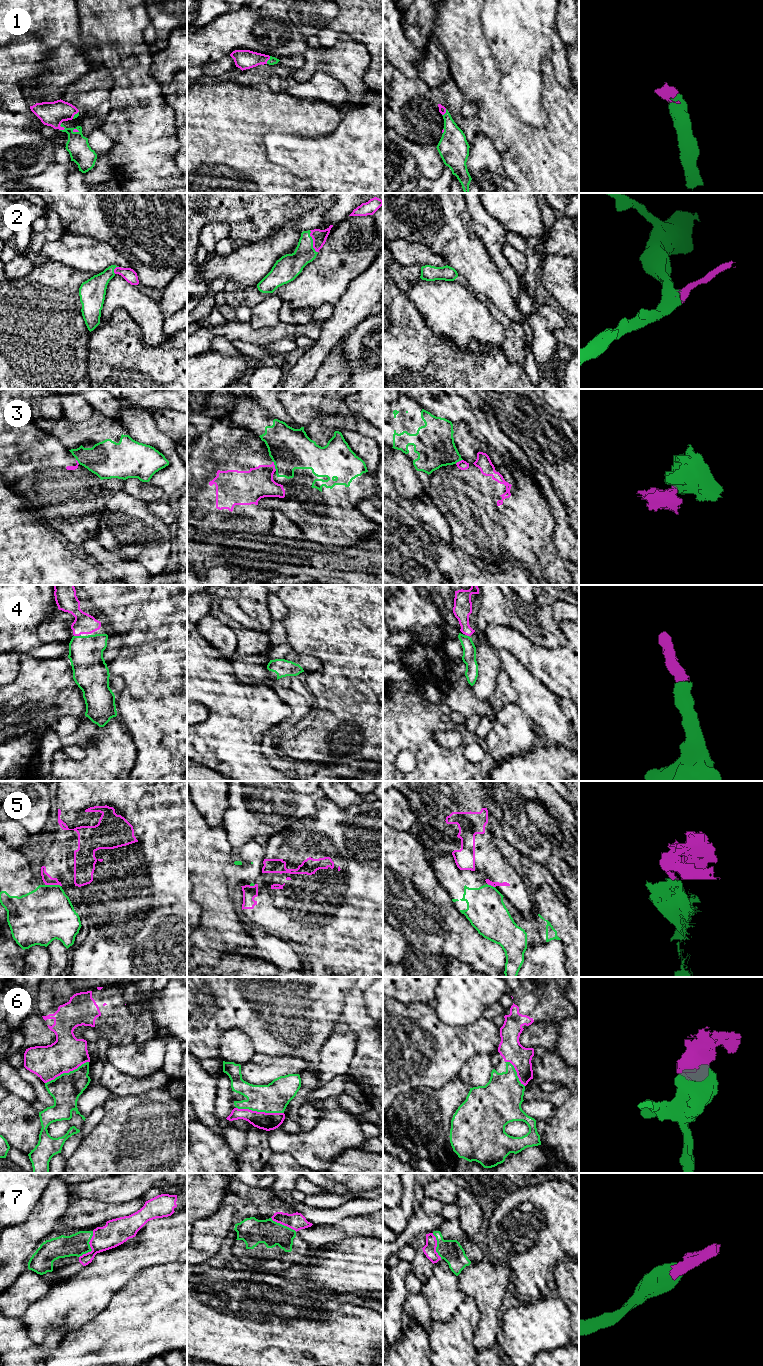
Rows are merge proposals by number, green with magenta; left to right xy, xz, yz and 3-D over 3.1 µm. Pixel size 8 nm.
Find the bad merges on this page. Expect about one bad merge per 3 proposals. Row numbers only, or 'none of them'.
3, 5

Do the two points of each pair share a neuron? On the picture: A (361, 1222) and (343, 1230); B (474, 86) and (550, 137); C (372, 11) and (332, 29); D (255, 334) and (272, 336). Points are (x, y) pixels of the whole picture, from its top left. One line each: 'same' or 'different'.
A: same
B: same
C: same
D: same

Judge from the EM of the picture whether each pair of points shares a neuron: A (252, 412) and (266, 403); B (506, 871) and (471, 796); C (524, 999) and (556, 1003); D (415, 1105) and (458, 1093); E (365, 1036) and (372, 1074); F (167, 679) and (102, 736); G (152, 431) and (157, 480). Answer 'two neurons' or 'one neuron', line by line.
A: two neurons
B: one neuron
C: one neuron
D: one neuron
E: one neuron
F: two neurons
G: one neuron

